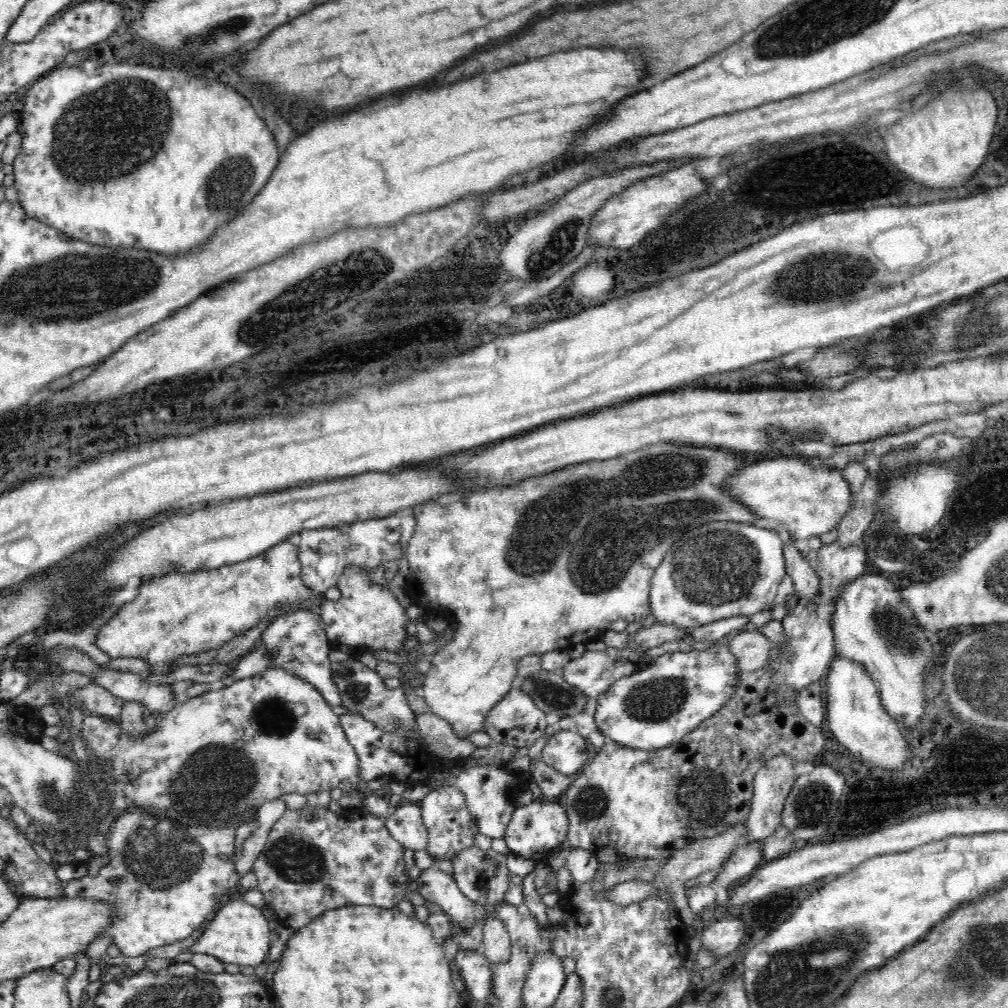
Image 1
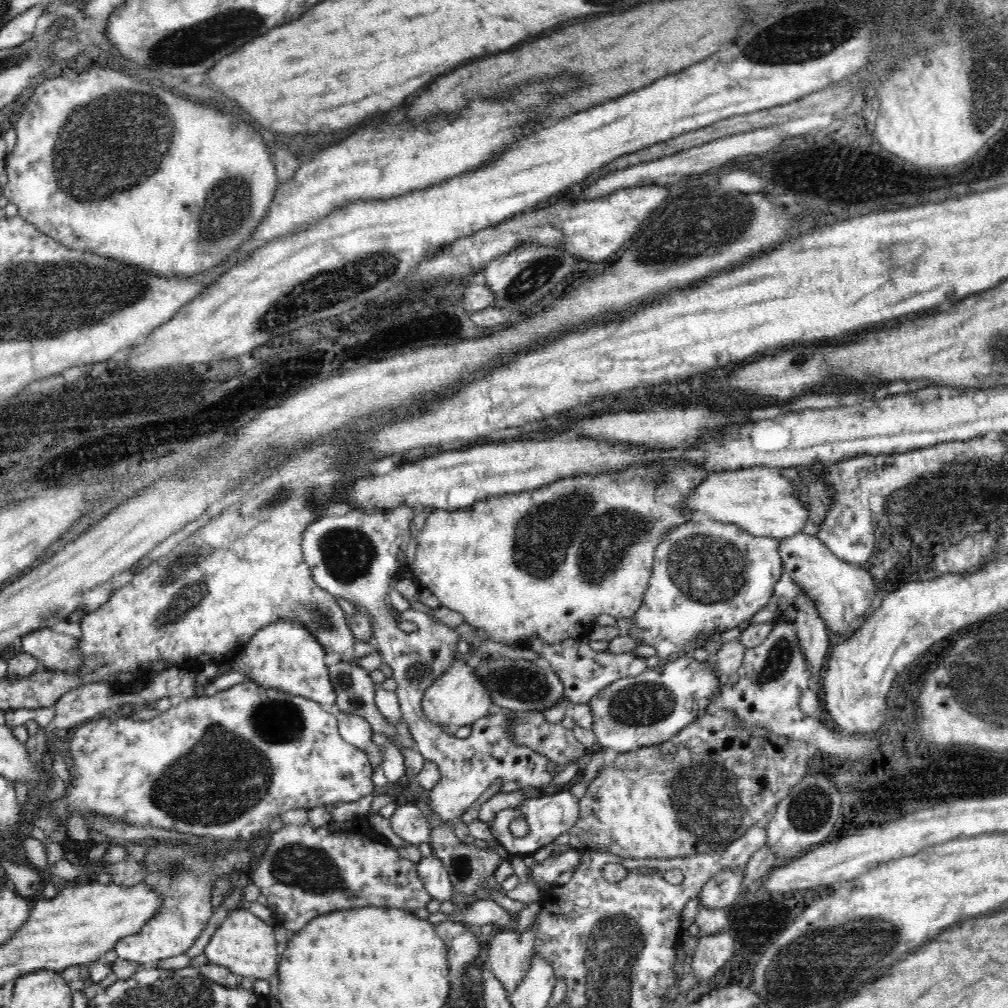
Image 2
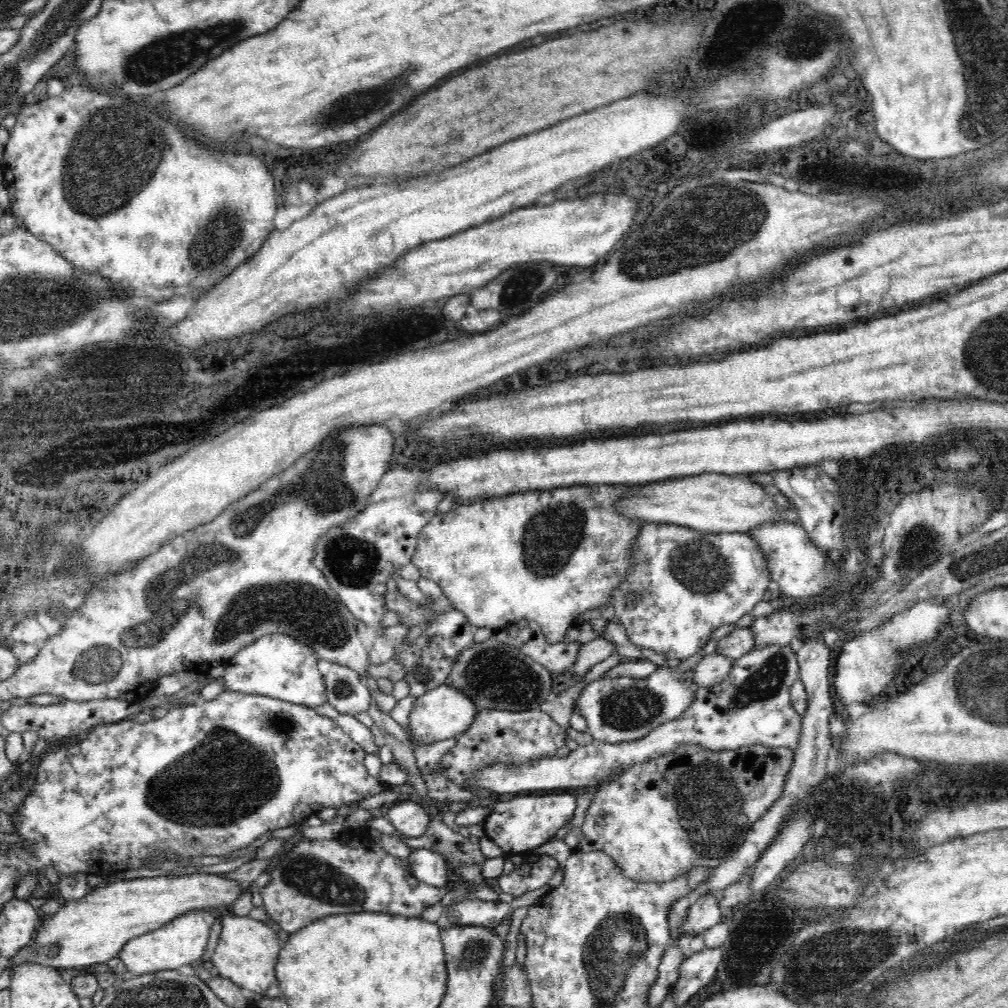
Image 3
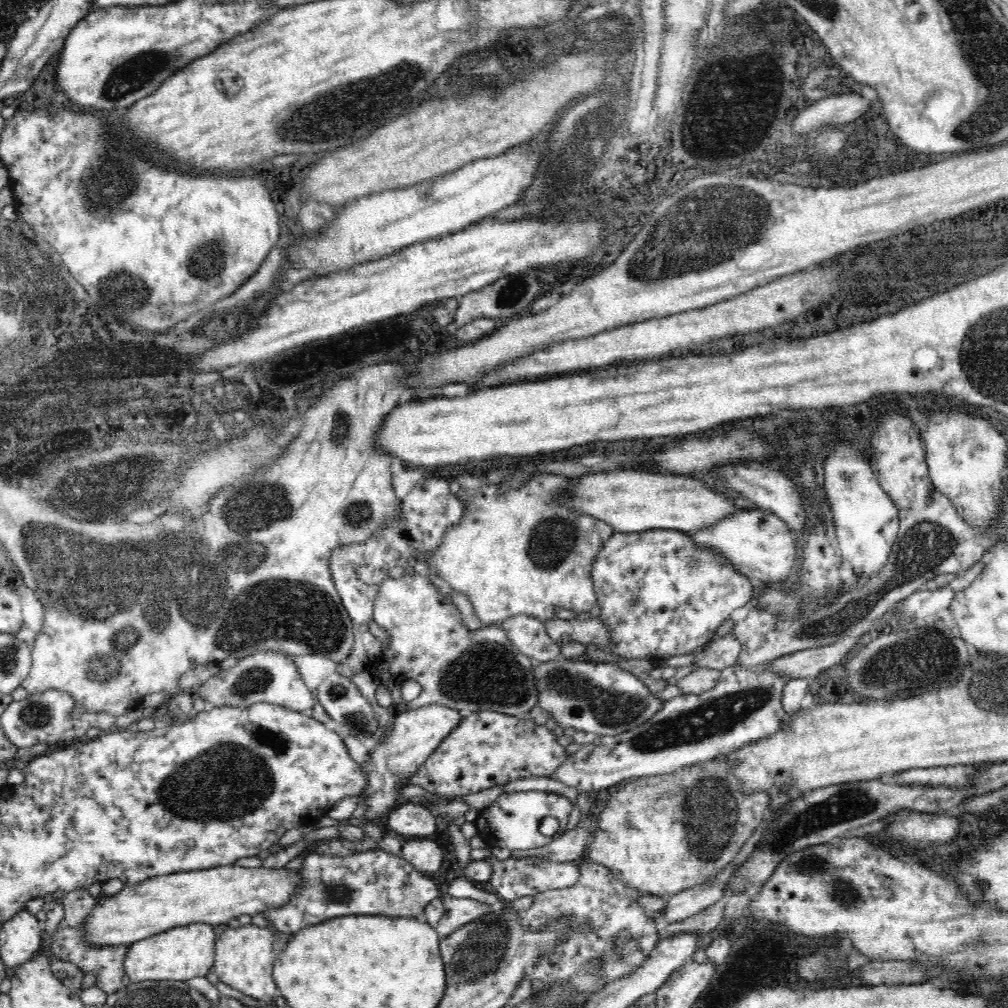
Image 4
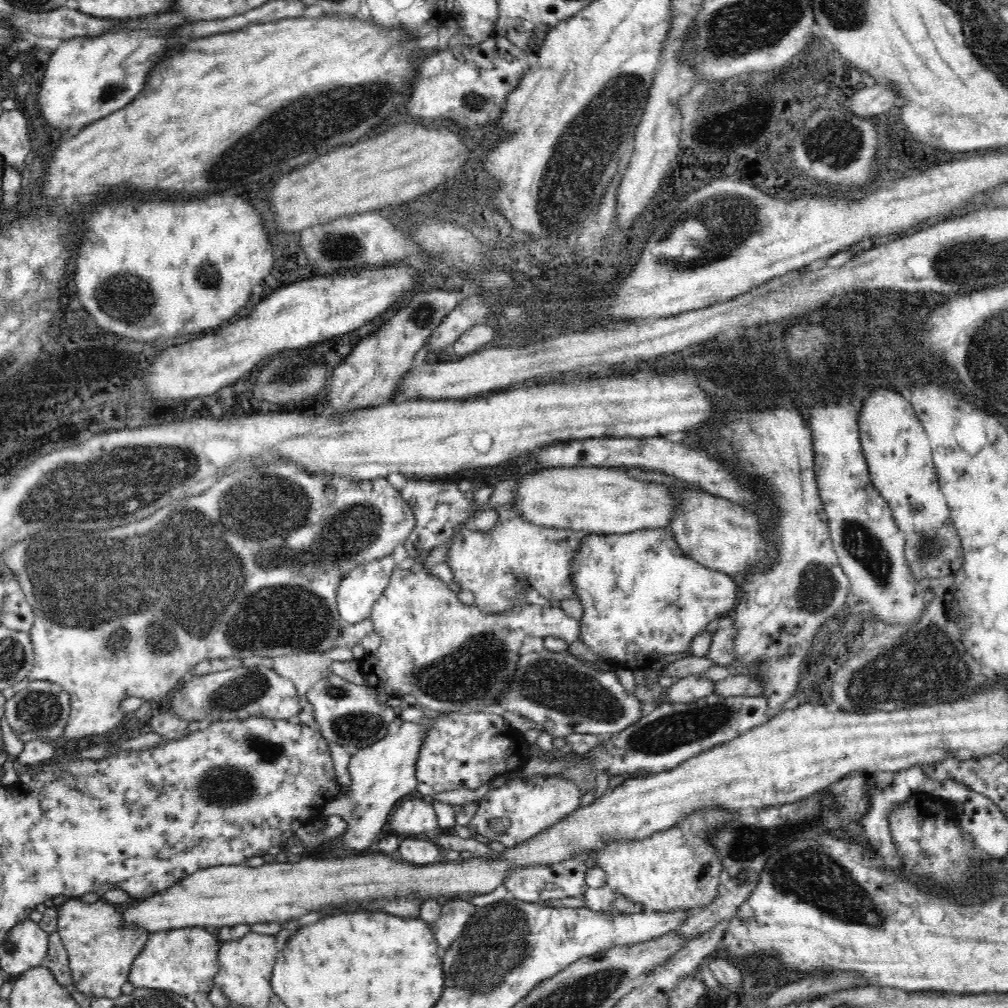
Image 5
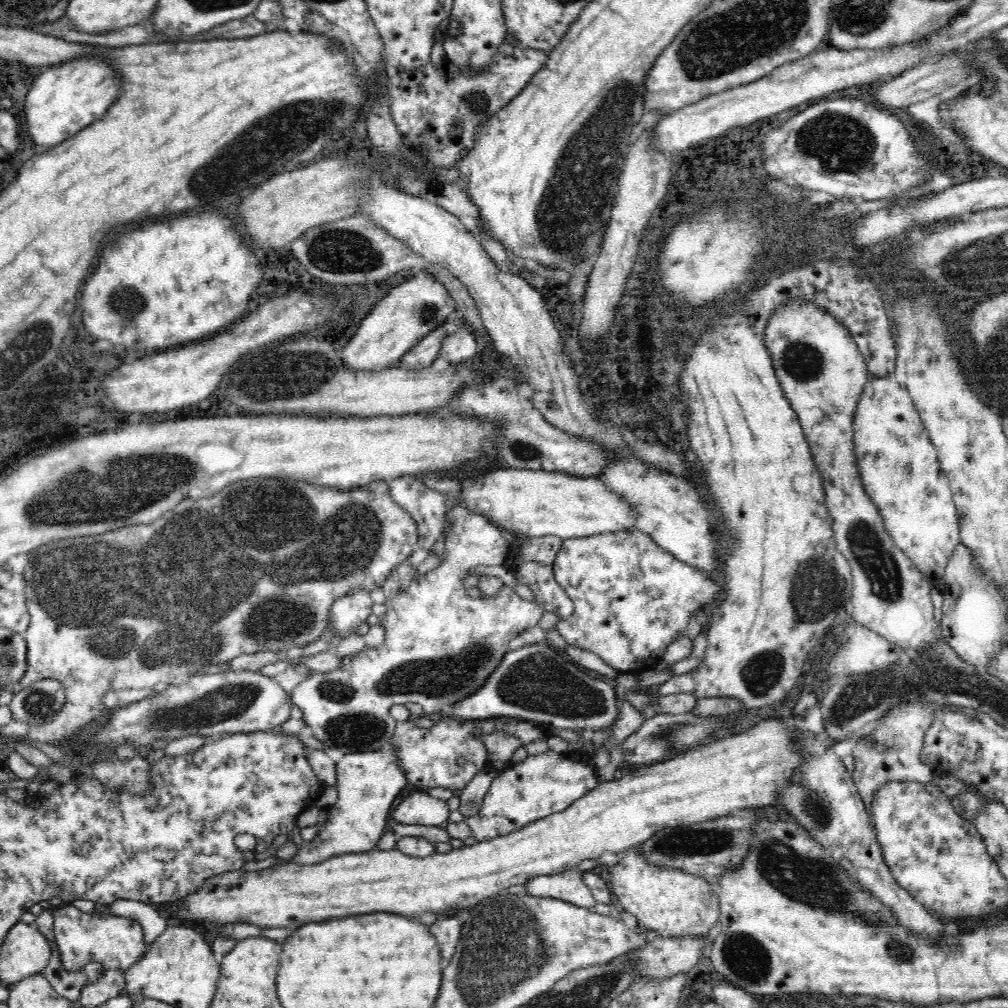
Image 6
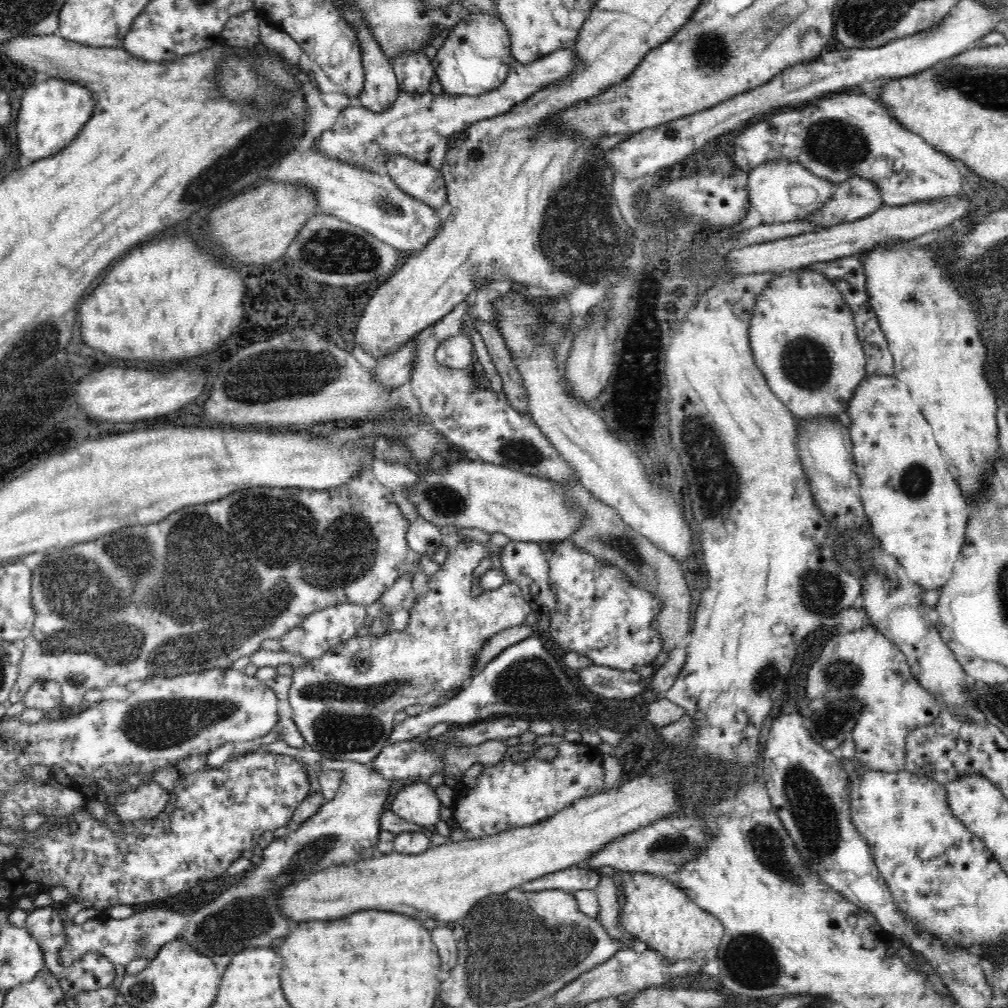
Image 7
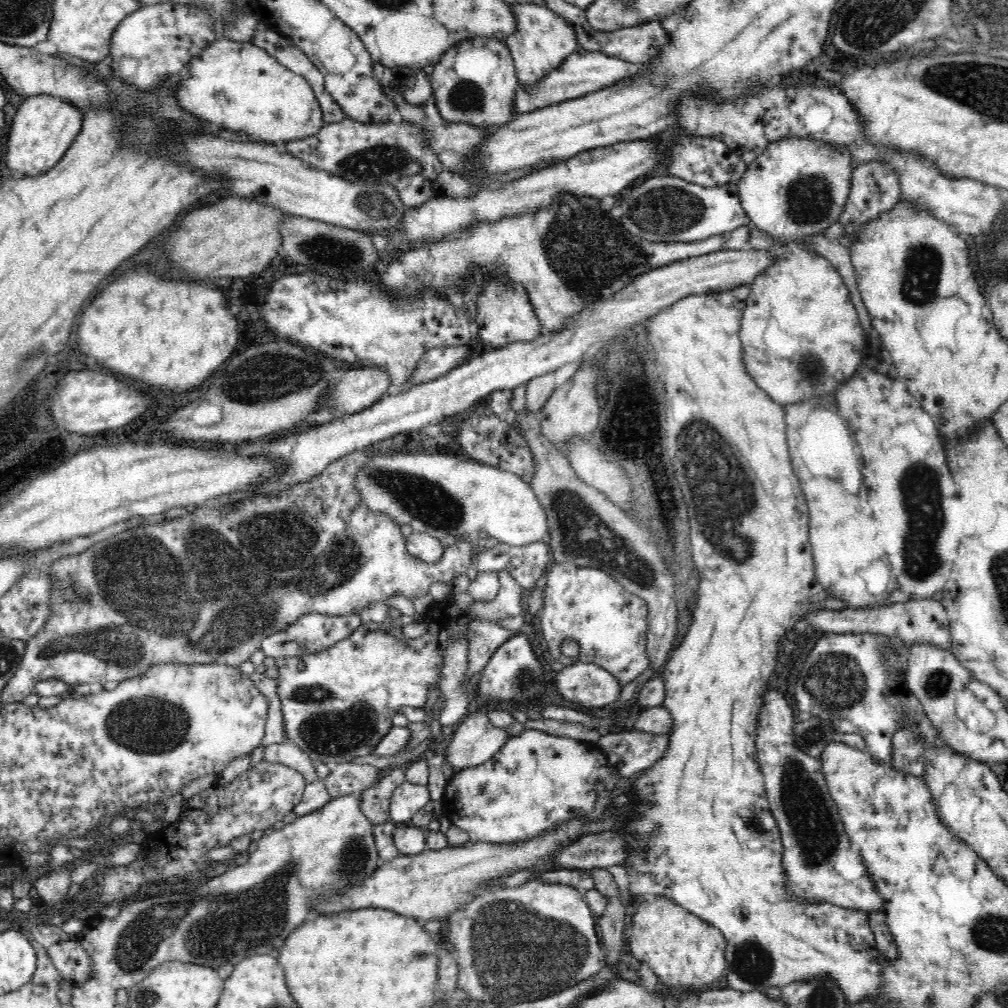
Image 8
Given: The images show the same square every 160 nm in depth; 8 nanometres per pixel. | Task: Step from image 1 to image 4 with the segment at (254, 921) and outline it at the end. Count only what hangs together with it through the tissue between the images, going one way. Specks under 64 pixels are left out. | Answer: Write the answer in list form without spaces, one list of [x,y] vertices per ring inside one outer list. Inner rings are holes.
[[[253,924],[240,928],[228,926],[215,942],[214,972],[220,982],[255,998],[260,1005],[275,1005],[278,990],[273,978],[273,964],[284,946],[286,944],[282,944],[267,927]]]

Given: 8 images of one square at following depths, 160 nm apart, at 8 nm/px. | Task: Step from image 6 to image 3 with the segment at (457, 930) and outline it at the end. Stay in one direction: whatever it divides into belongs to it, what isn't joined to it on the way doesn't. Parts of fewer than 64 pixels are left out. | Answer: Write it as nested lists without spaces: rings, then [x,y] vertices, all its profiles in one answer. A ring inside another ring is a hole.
[[[462,900],[445,908],[436,922],[440,929],[450,926],[480,925],[494,929],[509,918],[512,910],[506,902],[486,902],[486,900]]]

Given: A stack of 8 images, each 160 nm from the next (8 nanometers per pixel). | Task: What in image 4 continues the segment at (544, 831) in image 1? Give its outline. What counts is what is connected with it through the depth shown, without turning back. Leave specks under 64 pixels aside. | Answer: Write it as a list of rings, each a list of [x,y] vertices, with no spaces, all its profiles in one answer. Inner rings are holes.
[[[538,790],[506,792],[500,794],[492,804],[482,809],[475,820],[477,834],[491,847],[507,848],[511,852],[539,848],[563,836],[572,810],[572,800],[555,792]],[[546,816],[559,820],[559,828],[553,836],[544,836],[538,826]]]

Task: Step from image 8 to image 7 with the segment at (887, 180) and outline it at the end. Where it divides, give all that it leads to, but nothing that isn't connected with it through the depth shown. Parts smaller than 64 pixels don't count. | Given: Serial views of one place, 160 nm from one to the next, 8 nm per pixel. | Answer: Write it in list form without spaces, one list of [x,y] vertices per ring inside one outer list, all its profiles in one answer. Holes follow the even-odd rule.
[[[852,175],[837,185],[832,198],[826,200],[826,204],[816,214],[803,220],[813,222],[816,227],[811,230],[818,230],[866,218],[882,208],[882,205],[880,187],[876,187],[876,183],[870,179]]]

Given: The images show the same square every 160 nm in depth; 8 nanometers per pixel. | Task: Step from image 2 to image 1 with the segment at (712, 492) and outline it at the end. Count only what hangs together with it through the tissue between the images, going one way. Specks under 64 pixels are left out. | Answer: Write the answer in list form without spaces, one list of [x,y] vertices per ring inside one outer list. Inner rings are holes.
[[[792,458],[766,460],[738,469],[723,486],[736,503],[752,510],[759,518],[772,520],[778,533],[789,532],[800,543],[813,535],[830,532],[852,508],[851,488],[842,476],[842,470],[815,467]]]

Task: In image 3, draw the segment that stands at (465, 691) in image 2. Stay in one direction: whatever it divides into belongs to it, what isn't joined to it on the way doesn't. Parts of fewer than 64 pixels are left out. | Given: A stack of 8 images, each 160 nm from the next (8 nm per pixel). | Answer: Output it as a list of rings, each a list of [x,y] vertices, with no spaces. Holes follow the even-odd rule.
[[[442,684],[414,700],[414,706],[409,714],[409,725],[405,731],[415,749],[418,744],[435,744],[440,740],[454,739],[456,735],[468,730],[475,721],[477,712],[470,696]]]

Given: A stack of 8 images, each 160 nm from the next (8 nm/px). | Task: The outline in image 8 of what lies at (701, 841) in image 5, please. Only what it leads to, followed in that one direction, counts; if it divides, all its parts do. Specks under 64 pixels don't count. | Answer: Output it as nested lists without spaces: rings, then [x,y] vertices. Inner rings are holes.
[[[663,896],[642,897],[637,901],[638,910],[632,919],[629,945],[638,962],[647,964],[668,989],[676,988],[676,992],[702,991],[713,984],[723,986],[728,944],[720,929]]]

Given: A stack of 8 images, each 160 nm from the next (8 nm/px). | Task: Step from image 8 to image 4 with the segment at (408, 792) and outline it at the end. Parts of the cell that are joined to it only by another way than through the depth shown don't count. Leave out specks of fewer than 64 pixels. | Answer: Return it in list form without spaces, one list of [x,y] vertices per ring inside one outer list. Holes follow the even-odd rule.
[[[402,803],[386,814],[386,829],[400,835],[425,838],[436,830],[437,817],[433,813],[429,806],[420,803]]]

